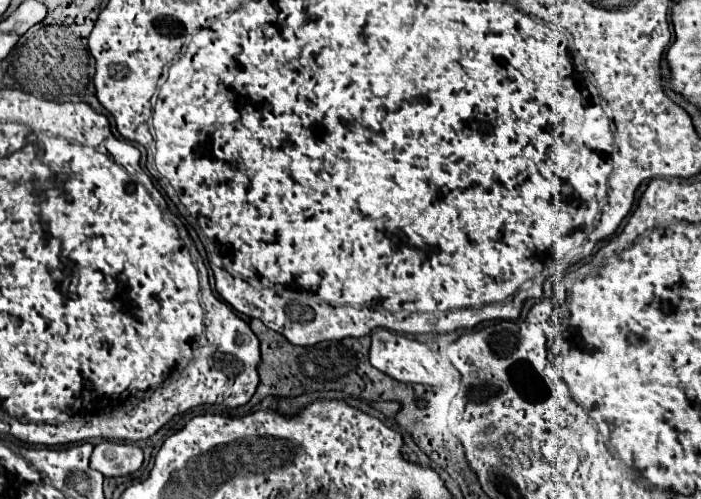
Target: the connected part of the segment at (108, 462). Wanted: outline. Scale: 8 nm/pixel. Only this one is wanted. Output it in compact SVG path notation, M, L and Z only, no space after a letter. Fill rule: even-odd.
M103 441L93 449L91 469L105 477L125 477L143 465L143 451L131 443Z

